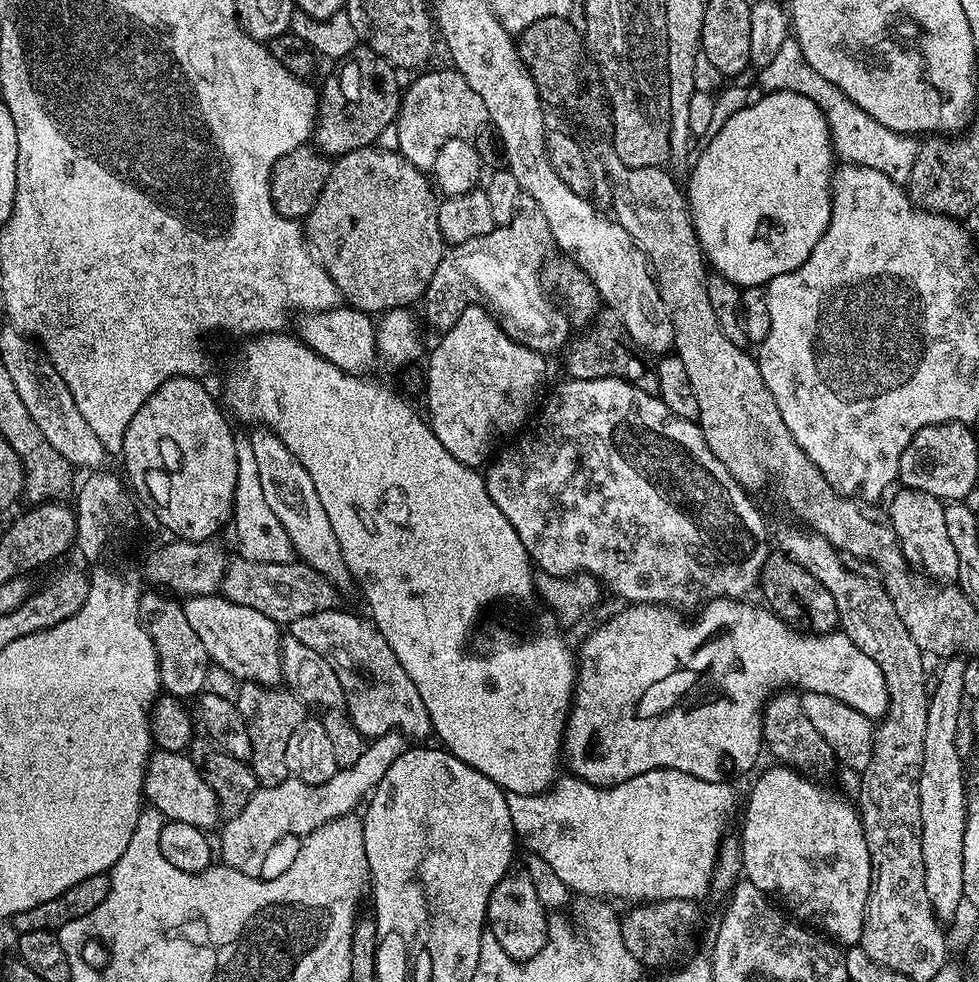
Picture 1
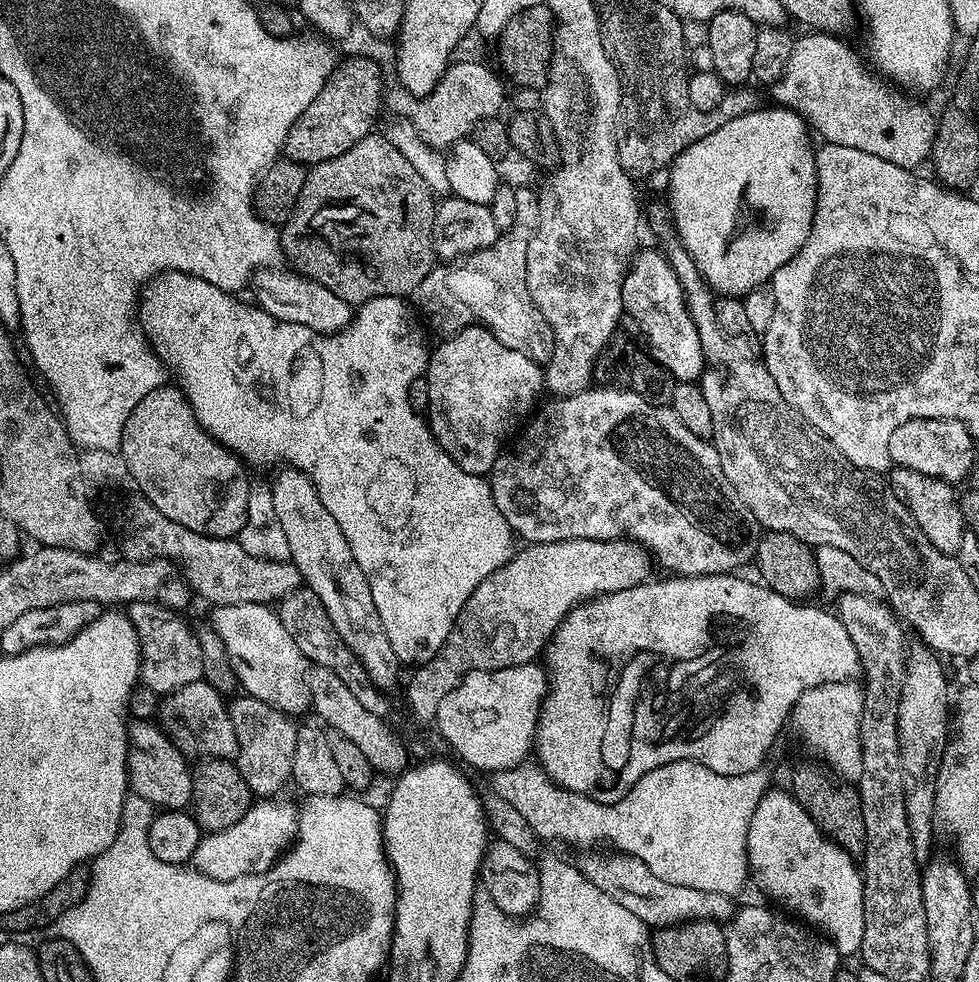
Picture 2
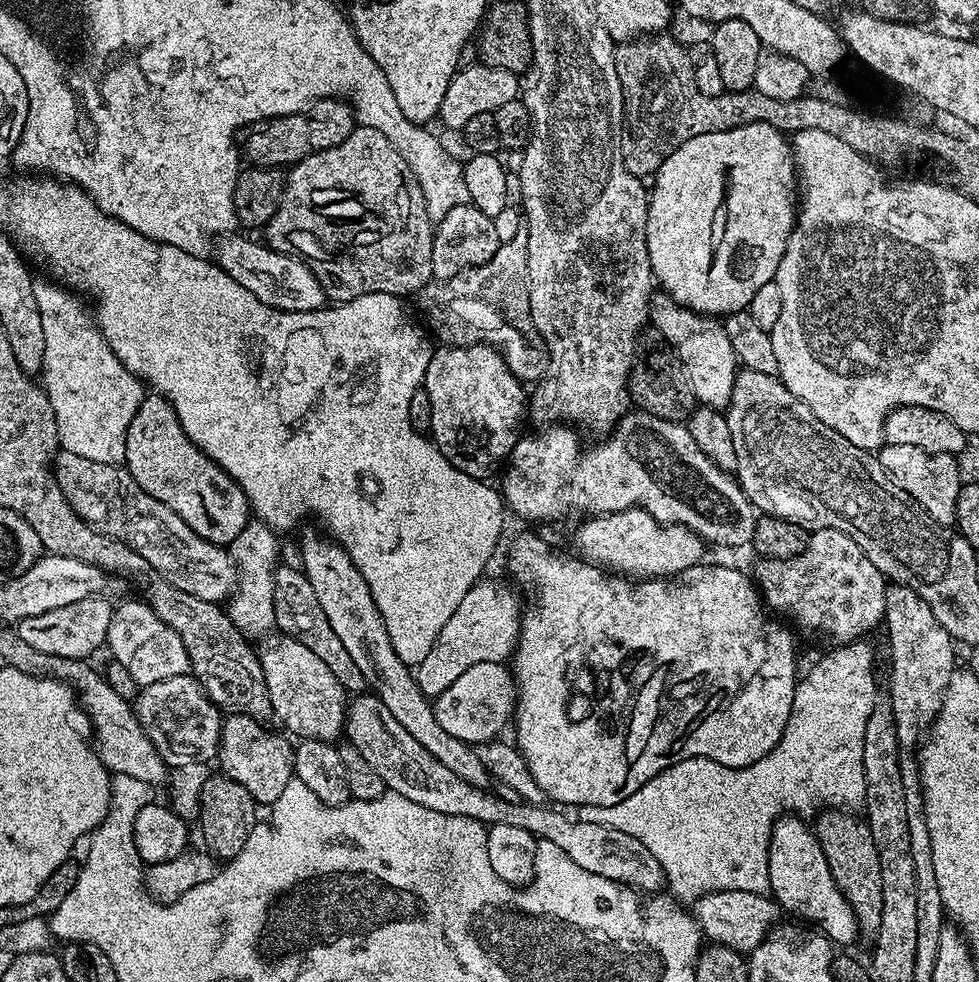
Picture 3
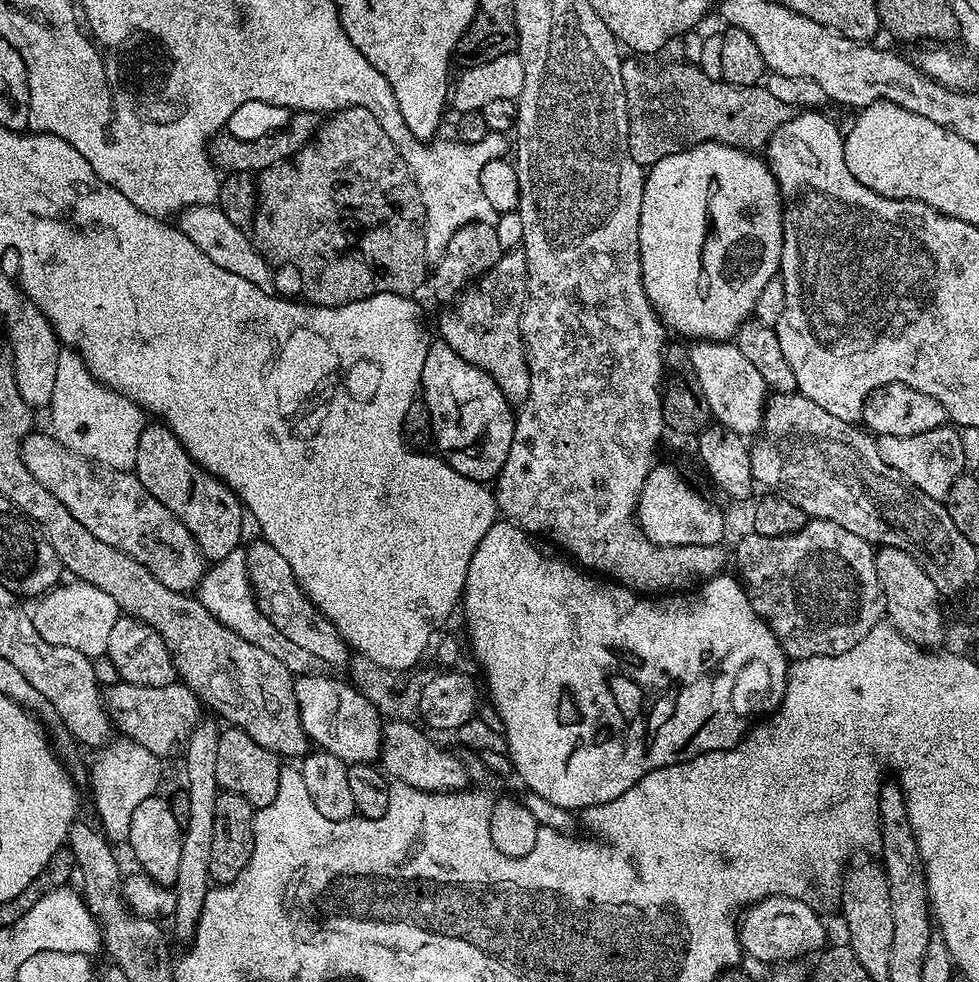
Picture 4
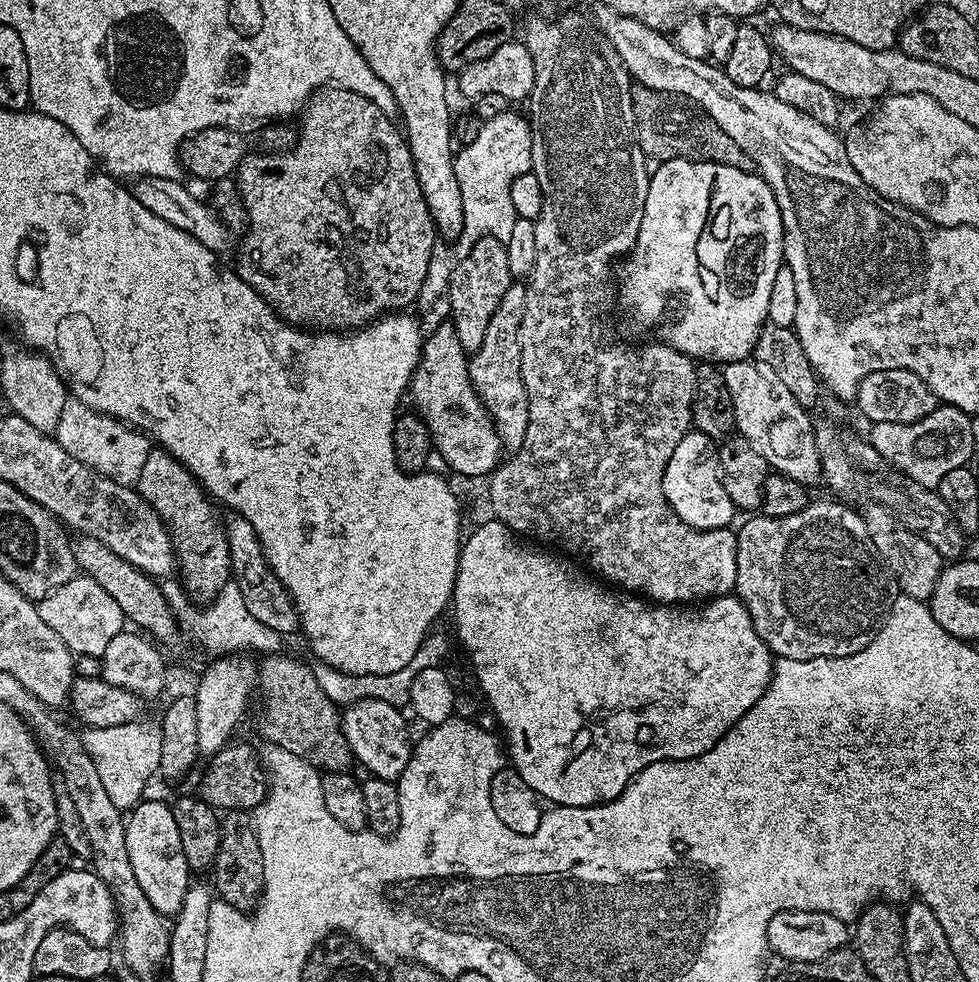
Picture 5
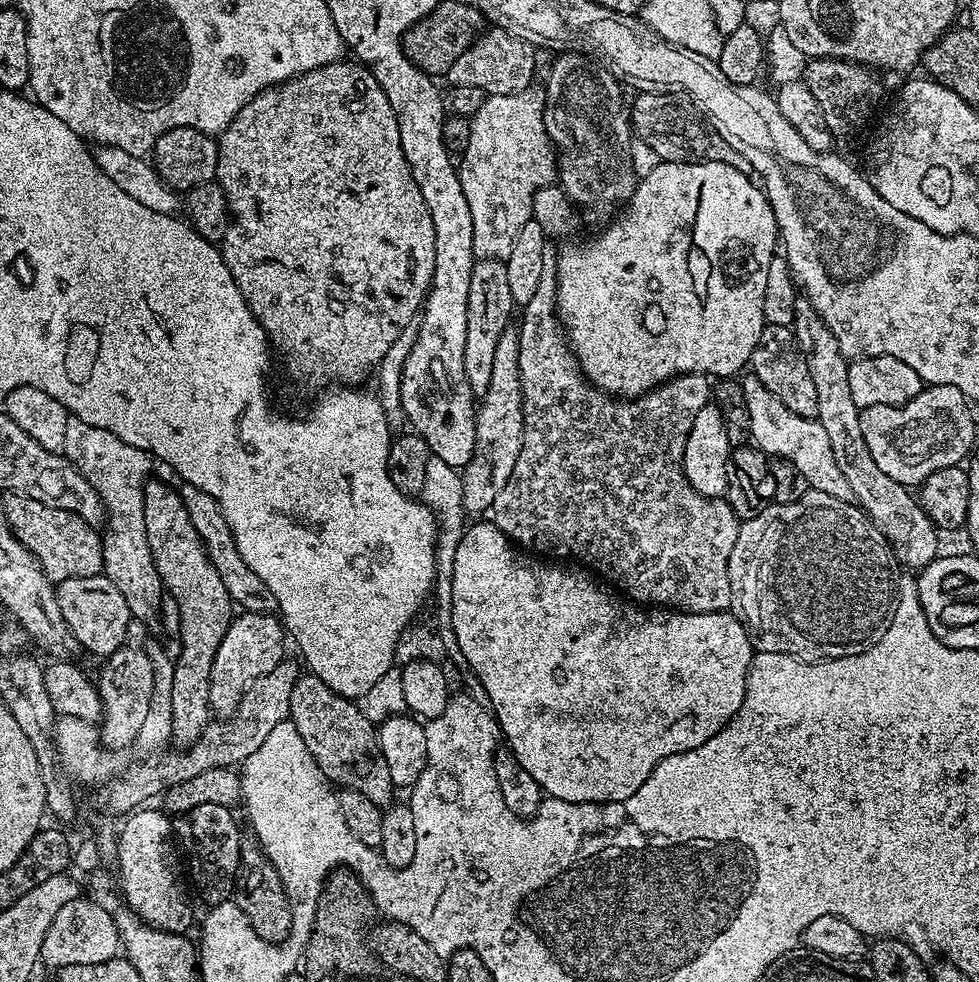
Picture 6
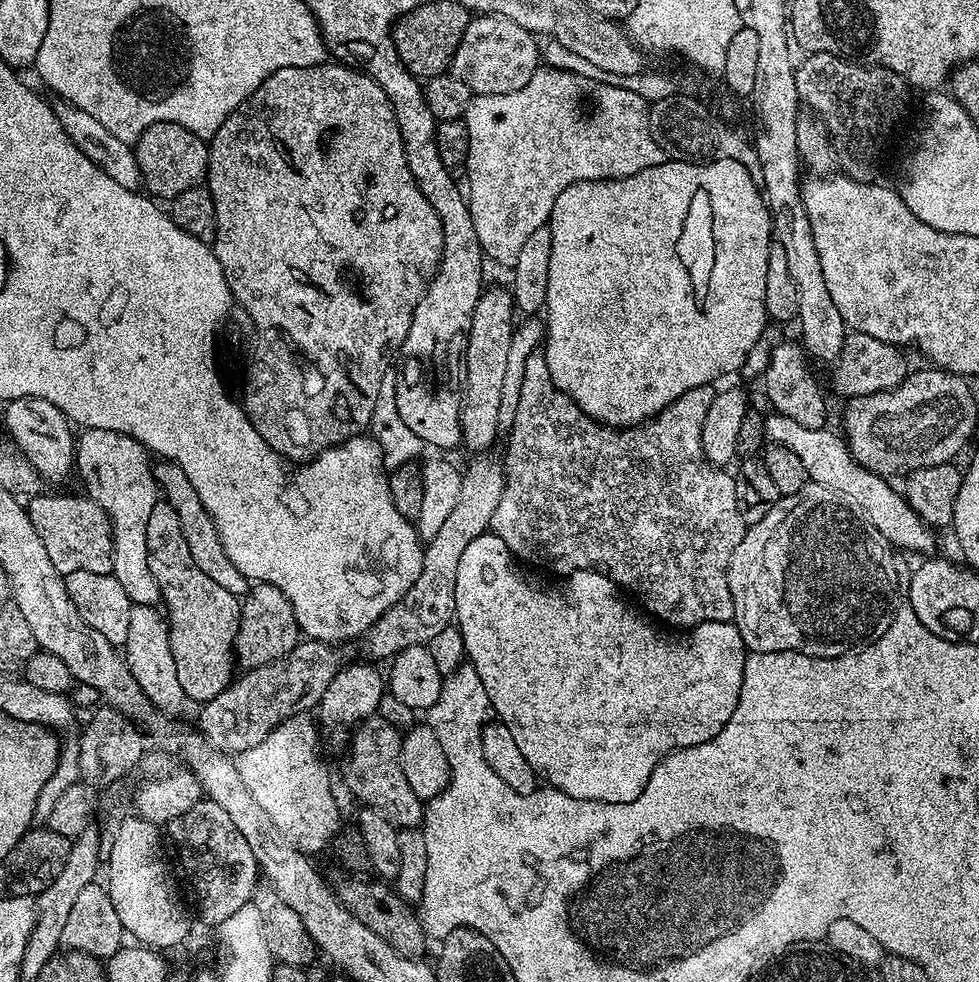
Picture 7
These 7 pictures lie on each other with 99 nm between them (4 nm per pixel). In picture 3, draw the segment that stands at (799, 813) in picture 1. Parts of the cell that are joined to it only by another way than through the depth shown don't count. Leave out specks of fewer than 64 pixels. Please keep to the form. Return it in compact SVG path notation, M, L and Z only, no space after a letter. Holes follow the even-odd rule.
M785 814L772 826L772 839L768 841L768 886L771 895L785 913L793 912L794 915L801 916L804 919L801 921L815 926L832 941L833 945L852 944L856 936L861 935L860 924L856 920L850 902L846 902L842 890L838 890L834 882L834 874L830 874L828 859L820 841L816 839L815 831L809 825L807 828L803 823L807 824L799 815Z

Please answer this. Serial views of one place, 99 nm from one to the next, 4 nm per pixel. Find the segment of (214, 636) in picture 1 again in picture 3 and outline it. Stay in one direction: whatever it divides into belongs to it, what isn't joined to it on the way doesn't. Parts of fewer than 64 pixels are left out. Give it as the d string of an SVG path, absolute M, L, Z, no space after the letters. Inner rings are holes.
M281 635L265 652L259 653L260 669L264 671L264 685L267 687L267 694L272 703L272 716L280 719L287 731L293 737L305 740L326 740L335 741L336 735L343 733L346 728L346 693L344 687L334 678L330 666L322 662L322 658L316 657L302 642L298 642L292 636Z

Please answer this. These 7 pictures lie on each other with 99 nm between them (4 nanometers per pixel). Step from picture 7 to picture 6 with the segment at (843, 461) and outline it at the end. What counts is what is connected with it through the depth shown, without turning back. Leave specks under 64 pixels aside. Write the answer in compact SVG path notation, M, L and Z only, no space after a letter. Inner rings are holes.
M748 374L744 378L742 399L746 402L751 443L769 457L789 460L798 470L801 481L811 491L851 501L853 494L850 482L846 482L842 470L838 470L838 462L834 462L834 450L830 450L830 438L827 437L826 430L822 430L819 420L794 414L794 410L790 410L779 398L770 394L770 390L766 390L766 386L762 386L762 382L755 376Z

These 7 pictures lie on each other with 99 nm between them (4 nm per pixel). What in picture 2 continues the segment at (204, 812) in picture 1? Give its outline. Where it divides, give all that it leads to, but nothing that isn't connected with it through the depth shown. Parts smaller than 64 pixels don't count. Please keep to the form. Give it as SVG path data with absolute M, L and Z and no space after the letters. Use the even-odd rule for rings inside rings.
M133 719L128 726L128 787L131 795L138 798L146 798L146 802L150 802L158 810L184 810L192 803L192 768L184 753L179 752L176 748L176 743L164 733L164 729L157 726L151 719L137 720Z

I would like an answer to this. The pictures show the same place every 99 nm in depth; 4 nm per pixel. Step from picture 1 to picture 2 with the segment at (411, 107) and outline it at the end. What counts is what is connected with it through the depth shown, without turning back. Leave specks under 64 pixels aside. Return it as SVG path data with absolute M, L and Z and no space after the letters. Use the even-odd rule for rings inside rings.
M458 60L449 63L438 86L434 86L430 94L415 101L416 109L410 117L410 123L417 134L437 150L447 149L459 140L471 137L474 126L497 115L504 104L504 88L500 85L499 75L496 77L490 69L476 60Z

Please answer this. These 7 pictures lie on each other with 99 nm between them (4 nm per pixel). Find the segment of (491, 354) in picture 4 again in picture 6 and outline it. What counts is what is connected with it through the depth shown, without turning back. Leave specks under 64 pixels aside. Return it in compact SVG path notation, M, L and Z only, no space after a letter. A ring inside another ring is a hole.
M512 326L505 328L494 350L494 366L490 369L490 382L478 400L474 454L468 465L462 469L464 477L462 498L469 513L487 513L491 509L494 498L498 498L510 474L514 474L514 462L518 462L518 454L522 450L524 395L520 389L519 349L520 337L517 329Z

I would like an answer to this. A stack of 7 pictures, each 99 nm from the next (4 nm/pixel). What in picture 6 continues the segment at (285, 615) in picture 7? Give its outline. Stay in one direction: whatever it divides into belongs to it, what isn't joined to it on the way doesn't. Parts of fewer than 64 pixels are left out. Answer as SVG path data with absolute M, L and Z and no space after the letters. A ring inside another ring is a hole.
M243 611L233 619L219 643L218 653L211 667L208 707L217 717L231 716L242 694L246 694L248 686L256 678L279 666L285 659L284 640L286 644L286 629L279 615Z

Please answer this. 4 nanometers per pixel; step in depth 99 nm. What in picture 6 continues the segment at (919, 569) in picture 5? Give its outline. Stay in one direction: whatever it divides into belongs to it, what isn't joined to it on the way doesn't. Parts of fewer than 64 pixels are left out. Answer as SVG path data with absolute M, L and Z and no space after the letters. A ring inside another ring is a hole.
M800 302L796 305L794 331L802 354L806 358L810 379L814 381L814 391L818 393L816 419L830 438L830 450L834 450L834 462L838 462L838 470L842 470L846 482L850 482L855 503L863 508L872 525L882 533L888 541L891 555L905 569L925 568L941 551L941 533L932 519L920 509L919 499L913 493L911 496L908 493L911 491L905 485L886 478L886 474L878 470L874 458L870 458L870 450L866 450L866 438L862 438L860 407L854 402L854 394L850 394L849 361L841 354L832 331L807 303Z

